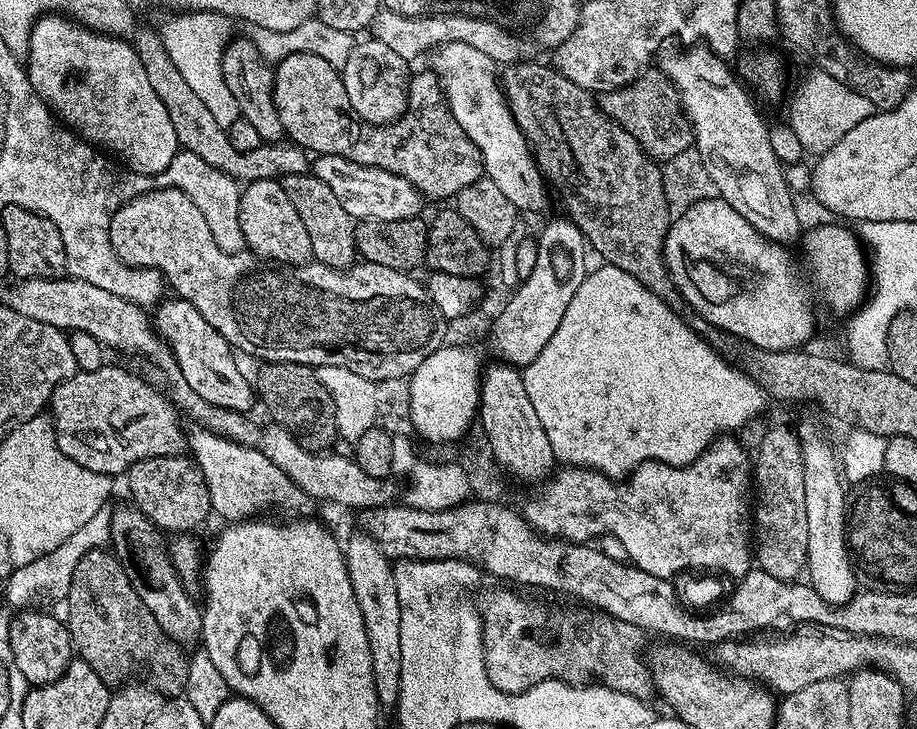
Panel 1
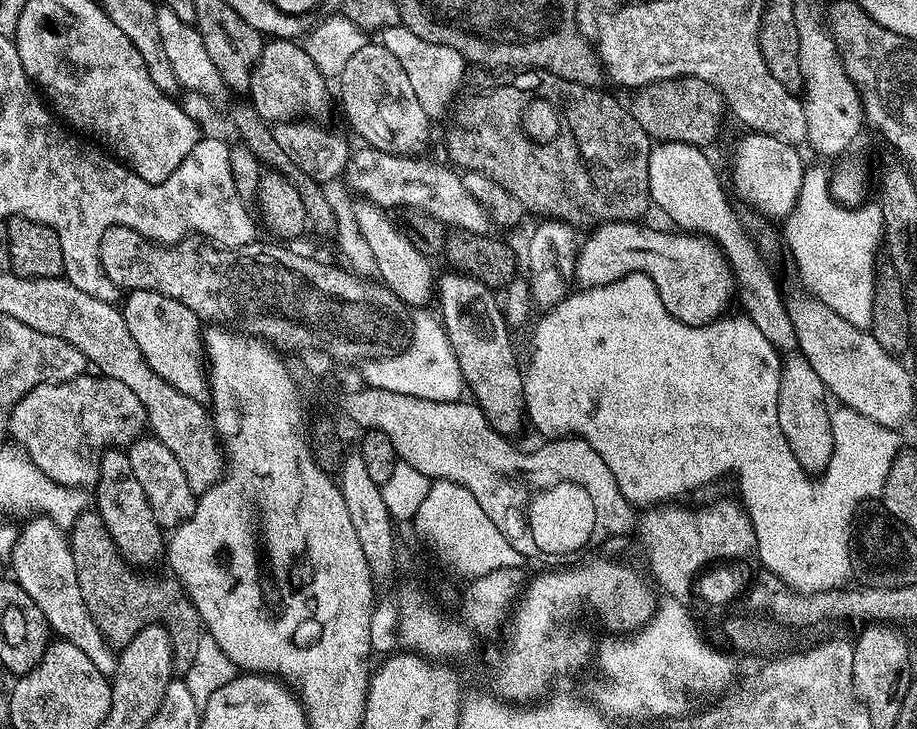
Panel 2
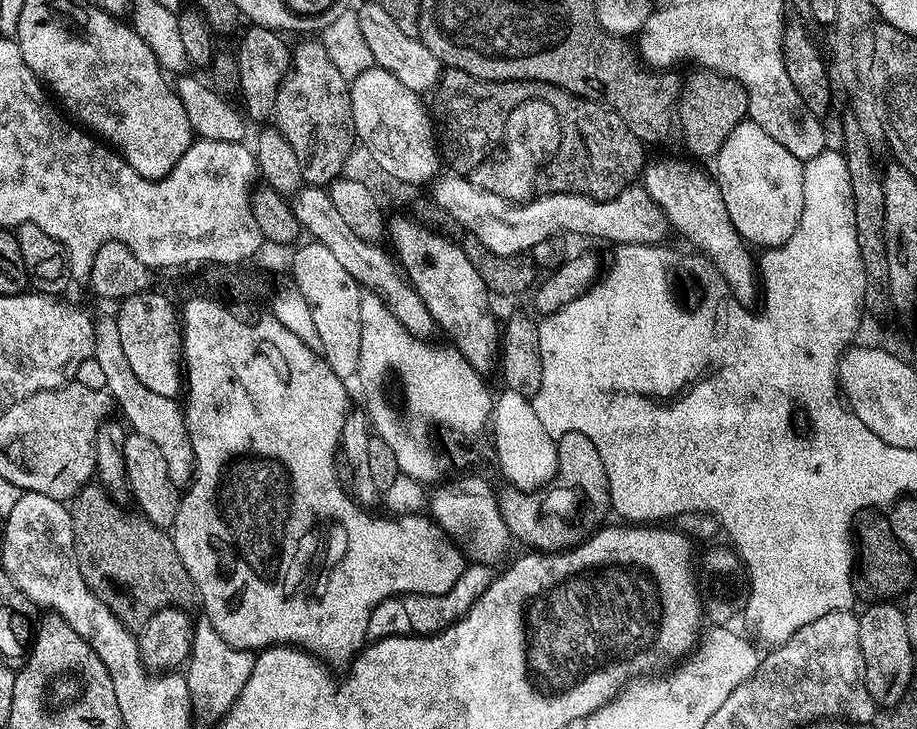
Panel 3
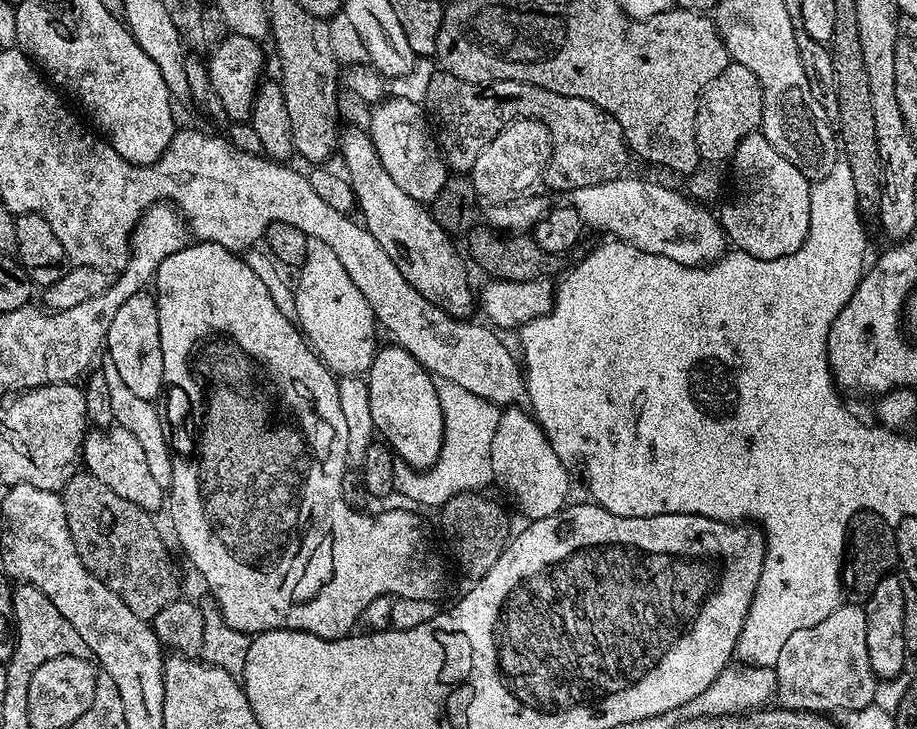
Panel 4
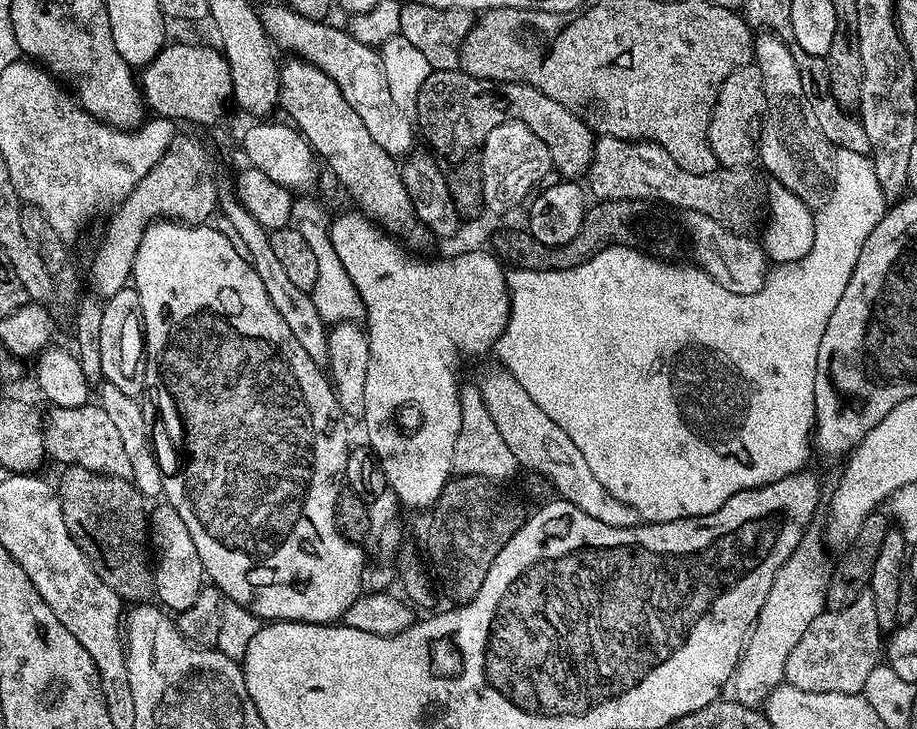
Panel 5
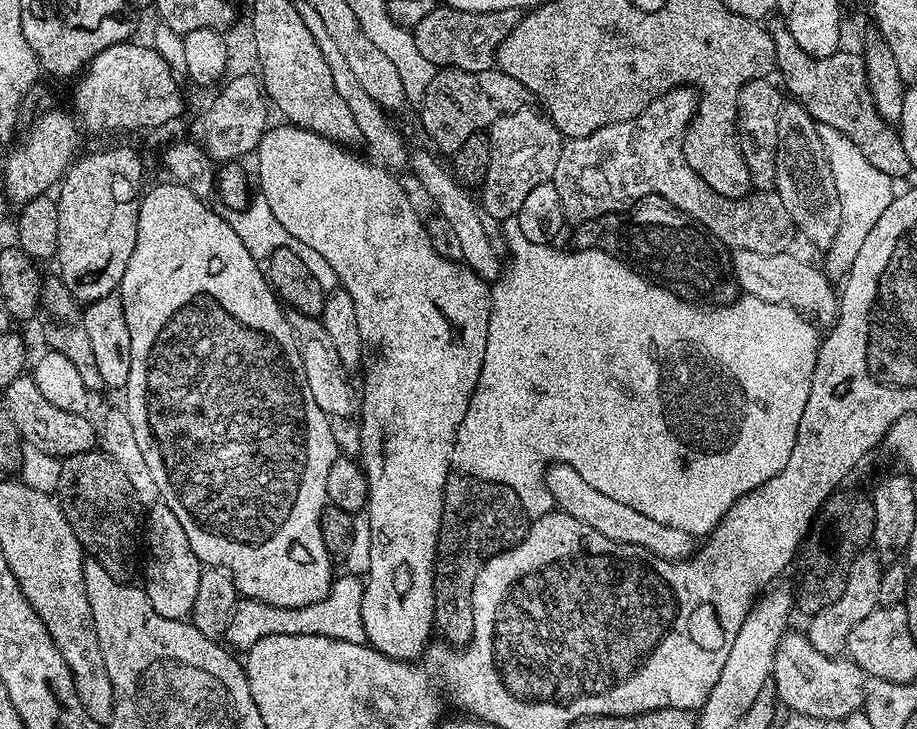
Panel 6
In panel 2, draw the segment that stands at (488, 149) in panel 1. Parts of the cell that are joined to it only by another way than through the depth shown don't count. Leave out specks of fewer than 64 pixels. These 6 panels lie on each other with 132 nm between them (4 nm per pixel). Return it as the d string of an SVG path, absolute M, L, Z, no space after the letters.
M401 23L384 29L379 33L378 40L386 50L390 50L390 54L394 54L394 58L398 58L402 70L406 70L406 78L410 78L410 87L418 97L418 106L426 110L429 118L442 115L448 108L448 99L459 90L464 80L466 61L462 53L438 42L426 42L426 38L418 38L418 34Z

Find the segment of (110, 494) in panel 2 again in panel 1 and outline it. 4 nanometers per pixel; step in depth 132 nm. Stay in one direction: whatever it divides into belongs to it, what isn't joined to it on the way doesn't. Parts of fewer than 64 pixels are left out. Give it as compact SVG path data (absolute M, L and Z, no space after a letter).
M125 502L121 508L113 507L111 511L112 539L110 544L114 549L116 559L120 561L120 565L124 567L130 578L130 586L134 586L138 598L142 598L142 602L146 602L146 610L150 610L150 614L154 614L158 626L162 626L164 633L174 642L185 646L191 646L195 640L197 643L201 639L200 631L202 630L204 613L201 605L197 601L196 604L192 601L188 594L189 589L180 581L180 575L176 572L169 549L166 547L166 540L164 544L165 535L161 532L161 529L156 527L154 522L150 522L150 518L146 518L142 514L140 508L131 502Z

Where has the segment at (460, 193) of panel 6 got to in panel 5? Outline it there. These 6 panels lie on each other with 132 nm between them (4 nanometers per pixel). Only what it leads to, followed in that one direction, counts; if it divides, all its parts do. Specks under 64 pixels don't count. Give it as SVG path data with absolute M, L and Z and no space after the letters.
M268 4L260 10L263 29L271 37L273 45L280 50L285 48L293 57L318 66L326 78L334 78L338 90L342 90L342 98L346 98L358 118L362 118L374 142L378 142L386 154L397 158L407 157L413 151L412 143L418 140L418 136L413 121L402 114L402 110L398 110L398 105L394 103L379 51L358 42L358 38L354 38L343 27L335 28L329 22L307 20L292 8L280 4Z

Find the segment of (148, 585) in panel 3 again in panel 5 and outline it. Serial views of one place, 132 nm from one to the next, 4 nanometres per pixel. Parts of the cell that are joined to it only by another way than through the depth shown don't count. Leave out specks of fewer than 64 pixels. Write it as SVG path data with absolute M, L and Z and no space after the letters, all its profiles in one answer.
M65 467L58 483L58 495L62 506L62 518L66 518L66 530L70 530L70 538L86 554L92 568L118 594L124 602L148 602L153 599L152 586L153 561L150 559L150 533L148 531L148 516L144 504L146 498L136 489L131 480L103 476L85 468Z

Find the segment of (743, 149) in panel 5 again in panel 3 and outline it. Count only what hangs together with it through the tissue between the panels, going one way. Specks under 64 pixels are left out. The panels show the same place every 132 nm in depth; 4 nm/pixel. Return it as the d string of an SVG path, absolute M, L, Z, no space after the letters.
M692 70L687 77L683 77L680 94L678 97L678 132L684 135L684 144L693 152L691 155L708 156L714 158L718 150L722 150L722 142L730 138L730 130L738 126L746 119L748 114L748 95L746 90L734 78L723 76L720 72L709 72L707 70Z

